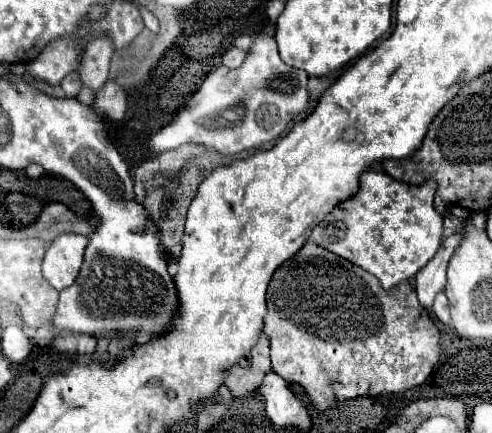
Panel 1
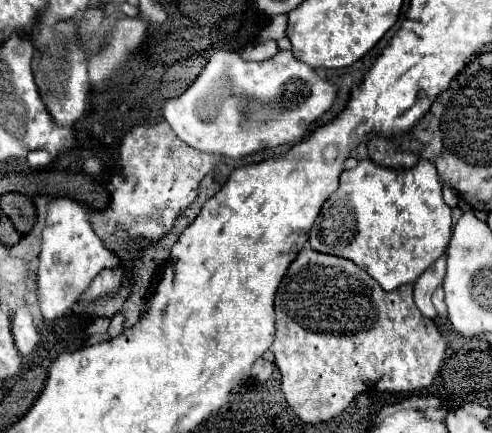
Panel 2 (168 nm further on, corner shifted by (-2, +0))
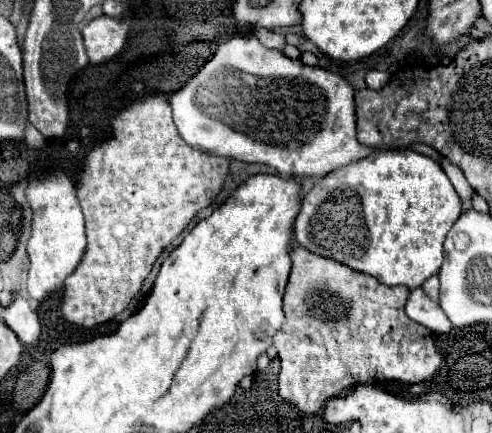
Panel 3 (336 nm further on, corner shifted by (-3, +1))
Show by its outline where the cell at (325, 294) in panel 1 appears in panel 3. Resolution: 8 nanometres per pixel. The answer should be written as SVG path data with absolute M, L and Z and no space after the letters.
M300 246L290 250L290 260L292 268L284 292L286 320L274 334L274 346L282 362L278 386L284 400L296 404L306 414L316 414L324 408L324 402L354 384L374 384L384 380L418 384L432 378L442 362L442 356L434 346L432 334L424 326L410 320L404 312L410 290L404 286L386 286L368 274L356 272L330 258L316 256Z

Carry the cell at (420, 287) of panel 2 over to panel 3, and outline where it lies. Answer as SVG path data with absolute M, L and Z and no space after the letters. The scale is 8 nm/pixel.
M416 288L410 292L410 298L406 302L406 314L416 324L422 324L434 334L448 334L452 330L452 324L446 318L444 310L434 300L430 300L422 292L422 288Z

